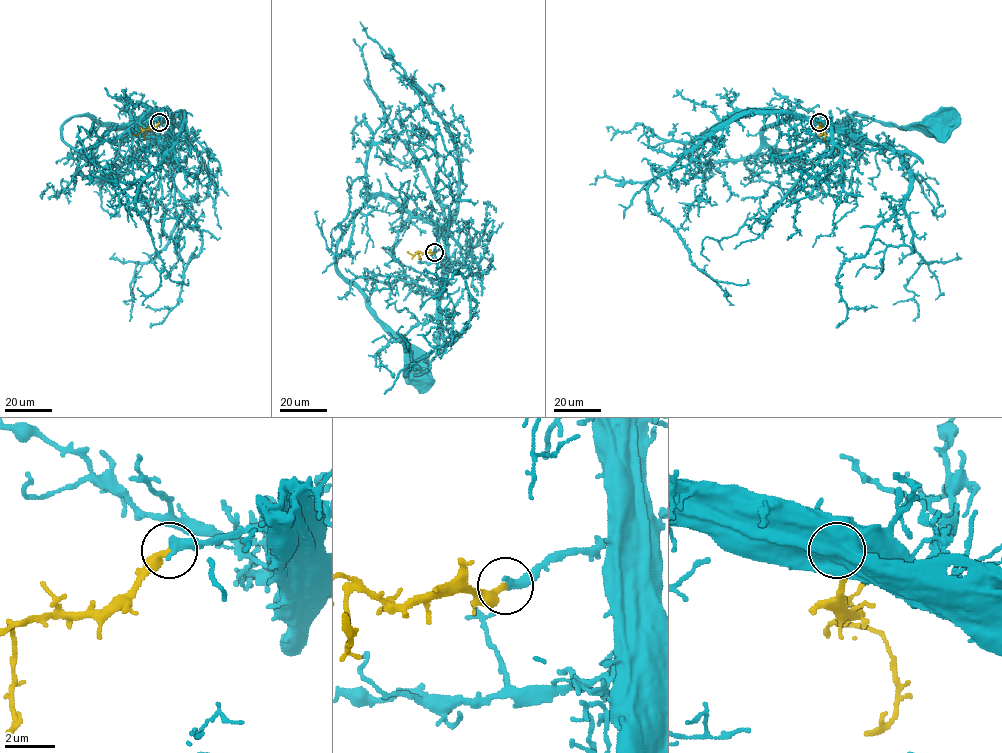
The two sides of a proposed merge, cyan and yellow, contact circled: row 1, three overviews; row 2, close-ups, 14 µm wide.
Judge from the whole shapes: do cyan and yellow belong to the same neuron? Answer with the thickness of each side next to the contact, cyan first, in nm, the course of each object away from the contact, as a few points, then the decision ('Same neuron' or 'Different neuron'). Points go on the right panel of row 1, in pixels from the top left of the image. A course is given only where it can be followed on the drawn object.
Thickness 420 nm (cyan) against 360 nm. Course of cyan: (819, 122), (788, 118), (772, 123), (763, 139), (782, 149), (795, 149), (846, 116), (908, 129), (938, 127). Course of yellow: (819, 122), (818, 130), (823, 133), (819, 135). Same neuron

